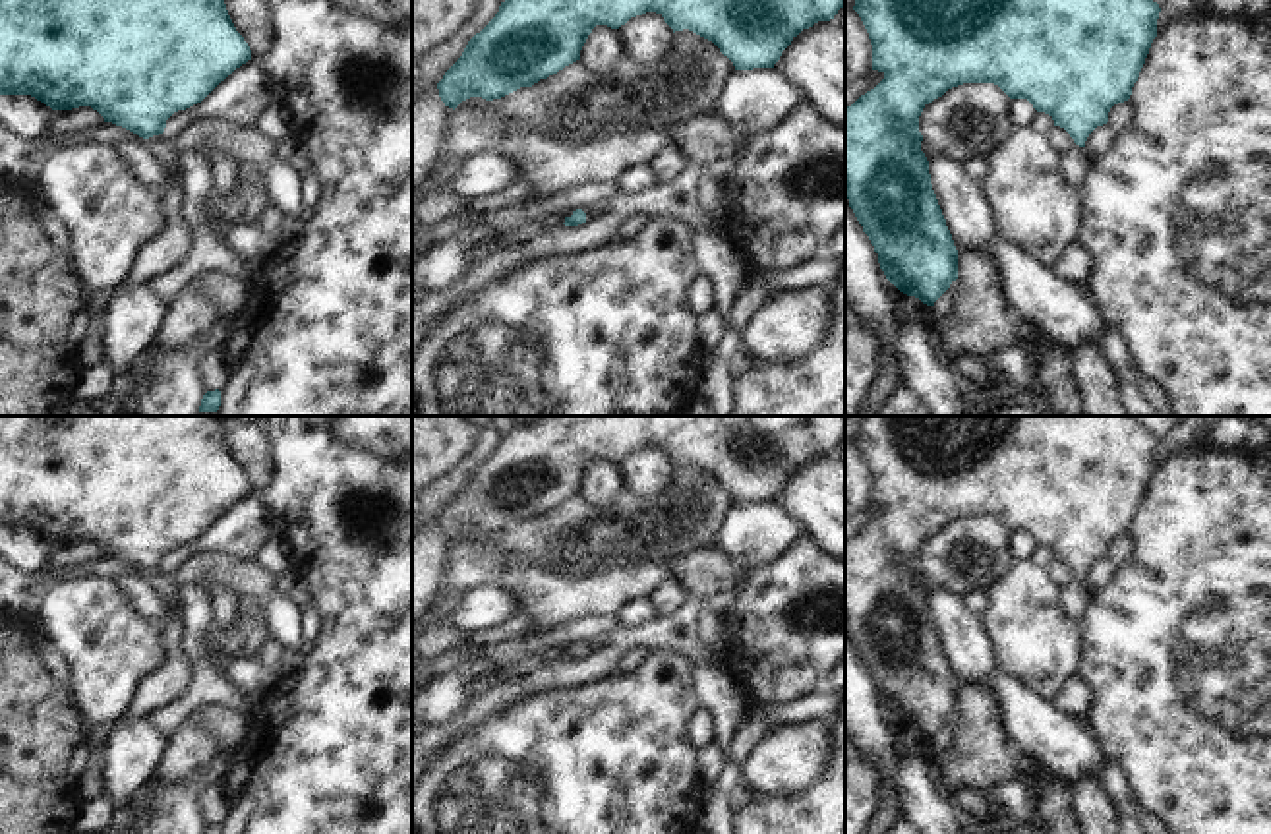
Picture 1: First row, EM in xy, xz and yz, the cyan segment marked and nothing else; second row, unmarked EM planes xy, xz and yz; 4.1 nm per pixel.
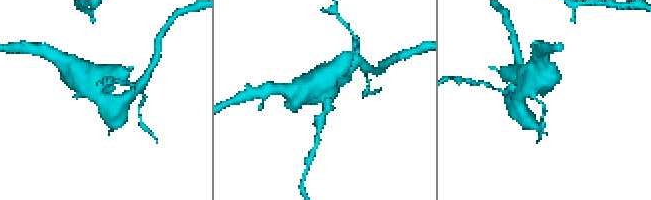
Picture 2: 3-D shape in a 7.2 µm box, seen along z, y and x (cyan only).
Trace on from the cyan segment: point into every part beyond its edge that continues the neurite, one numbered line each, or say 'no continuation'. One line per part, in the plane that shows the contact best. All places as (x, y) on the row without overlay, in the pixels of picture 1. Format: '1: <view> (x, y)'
1: xy (157, 579)

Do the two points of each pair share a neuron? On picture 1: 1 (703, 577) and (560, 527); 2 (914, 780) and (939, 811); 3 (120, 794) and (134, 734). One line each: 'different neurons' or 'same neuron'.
1: different neurons
2: same neuron
3: same neuron

